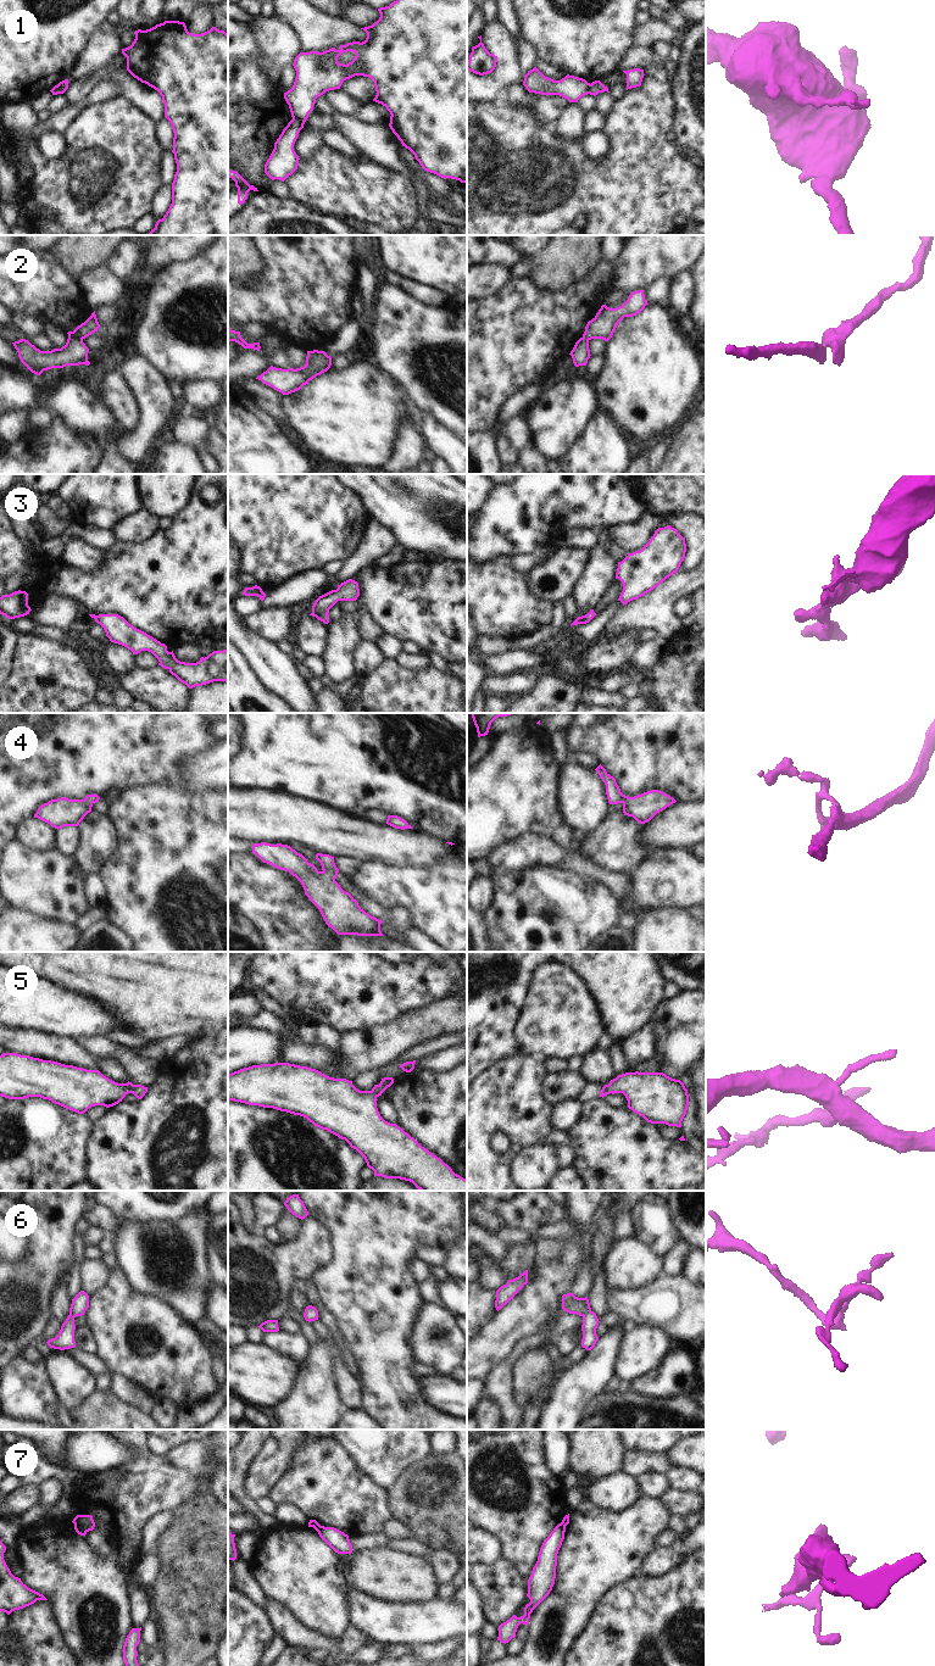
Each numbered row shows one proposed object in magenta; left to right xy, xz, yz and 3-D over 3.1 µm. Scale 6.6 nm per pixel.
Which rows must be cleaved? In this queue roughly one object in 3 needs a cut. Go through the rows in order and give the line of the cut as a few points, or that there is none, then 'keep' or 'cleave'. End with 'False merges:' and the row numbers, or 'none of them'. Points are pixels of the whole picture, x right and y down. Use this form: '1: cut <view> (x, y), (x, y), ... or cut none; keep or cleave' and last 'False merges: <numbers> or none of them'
1: cut xz (293, 117), (304, 123); cleave
2: cut xy (68, 336), (76, 336), (82, 340); cleave
3: cut none; keep
4: cut none; keep
5: cut none; keep
6: cut none; keep
7: cut xy (74, 1524), (87, 1531); cleave
False merges: 1, 2, 7

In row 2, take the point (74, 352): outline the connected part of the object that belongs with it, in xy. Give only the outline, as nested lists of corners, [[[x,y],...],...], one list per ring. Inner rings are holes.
[[[68,338],[65,346],[51,351],[40,351],[26,339],[12,344],[18,352],[21,362],[37,375],[51,368],[90,364],[88,361],[89,349],[78,338]]]

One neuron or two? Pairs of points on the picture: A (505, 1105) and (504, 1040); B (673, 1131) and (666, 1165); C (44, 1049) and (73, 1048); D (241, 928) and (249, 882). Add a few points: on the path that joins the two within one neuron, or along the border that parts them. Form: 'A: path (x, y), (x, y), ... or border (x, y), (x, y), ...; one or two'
A: border (521, 1053), (499, 1060), (479, 1075); two
B: border (657, 1124), (666, 1137), (678, 1140); two
C: path (51, 1048), (66, 1048); one
D: border (240, 910), (255, 924), (262, 936); two

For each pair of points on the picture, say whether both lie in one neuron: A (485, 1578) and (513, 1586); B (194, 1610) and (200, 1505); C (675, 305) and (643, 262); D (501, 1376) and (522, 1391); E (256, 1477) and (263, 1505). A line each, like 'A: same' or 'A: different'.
A: same
B: same
C: different
D: different
E: different

